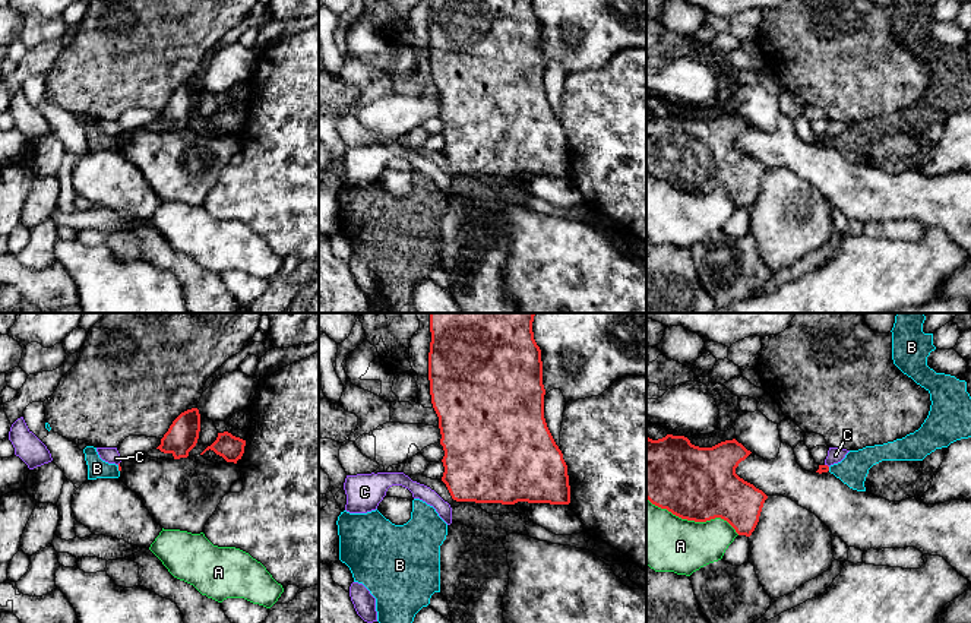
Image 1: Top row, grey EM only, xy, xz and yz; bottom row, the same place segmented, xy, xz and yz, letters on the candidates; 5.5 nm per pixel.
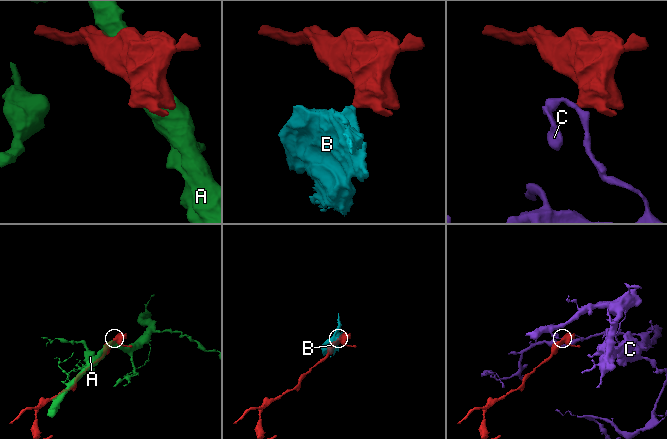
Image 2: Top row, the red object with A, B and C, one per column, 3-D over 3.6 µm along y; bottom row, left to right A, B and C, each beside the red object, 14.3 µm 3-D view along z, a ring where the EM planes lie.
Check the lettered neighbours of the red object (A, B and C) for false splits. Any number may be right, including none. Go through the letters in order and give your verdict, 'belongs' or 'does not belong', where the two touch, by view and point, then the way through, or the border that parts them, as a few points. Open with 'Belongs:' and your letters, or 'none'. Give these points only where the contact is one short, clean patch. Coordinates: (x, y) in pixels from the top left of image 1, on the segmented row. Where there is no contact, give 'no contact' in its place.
Belongs: none
A: does not belong | yz (693, 519)
B: does not belong | xy (119, 468) | along xy (117, 465), (119, 471)
C: does not belong | yz (826, 465) | along yz (825, 464), (828, 467)

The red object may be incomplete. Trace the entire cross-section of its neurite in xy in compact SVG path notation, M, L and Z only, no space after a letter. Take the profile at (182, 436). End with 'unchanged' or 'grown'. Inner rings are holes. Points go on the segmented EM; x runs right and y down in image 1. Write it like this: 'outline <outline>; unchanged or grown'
outline M197 408L181 412L170 426L156 448L164 453L171 453L174 459L187 458L196 446L200 431L200 414Z; unchanged

